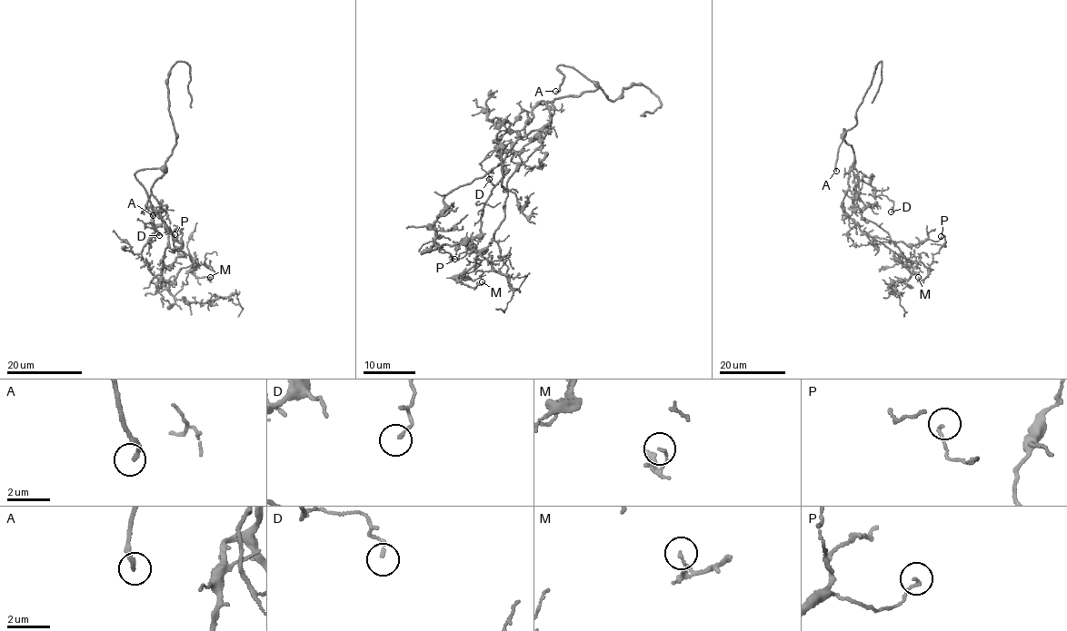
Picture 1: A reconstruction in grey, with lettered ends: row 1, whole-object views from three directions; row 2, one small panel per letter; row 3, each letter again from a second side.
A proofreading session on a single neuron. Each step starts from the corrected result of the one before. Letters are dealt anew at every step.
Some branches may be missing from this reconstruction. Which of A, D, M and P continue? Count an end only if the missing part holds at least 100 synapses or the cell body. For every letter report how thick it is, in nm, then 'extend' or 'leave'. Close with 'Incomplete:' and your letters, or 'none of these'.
A: 170 nm thick; extend
D: 130 nm thick; leave
M: 110 nm thick; leave
P: 130 nm thick; leave
Incomplete: A

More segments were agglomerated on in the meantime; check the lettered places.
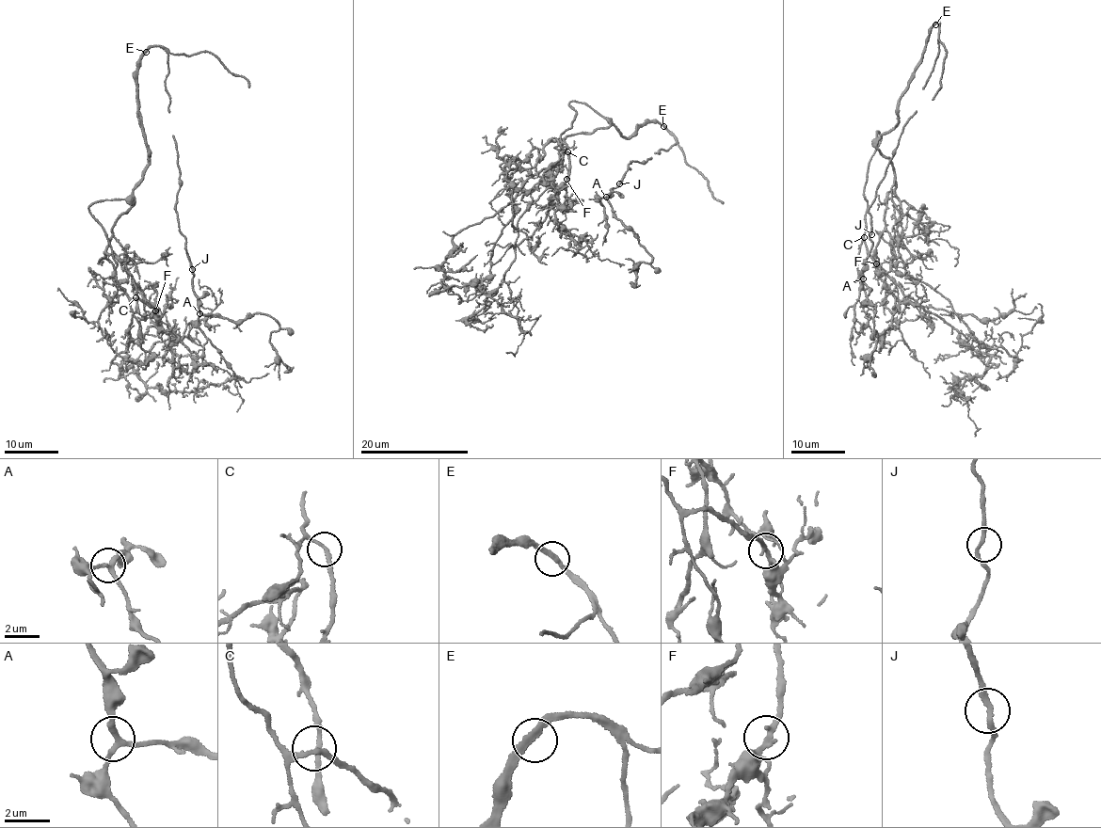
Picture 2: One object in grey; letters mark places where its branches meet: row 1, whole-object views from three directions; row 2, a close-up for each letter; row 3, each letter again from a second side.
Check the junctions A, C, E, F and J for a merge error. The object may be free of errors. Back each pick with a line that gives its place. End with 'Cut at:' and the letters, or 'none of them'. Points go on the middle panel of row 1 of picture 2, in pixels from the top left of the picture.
Cut at: none of them

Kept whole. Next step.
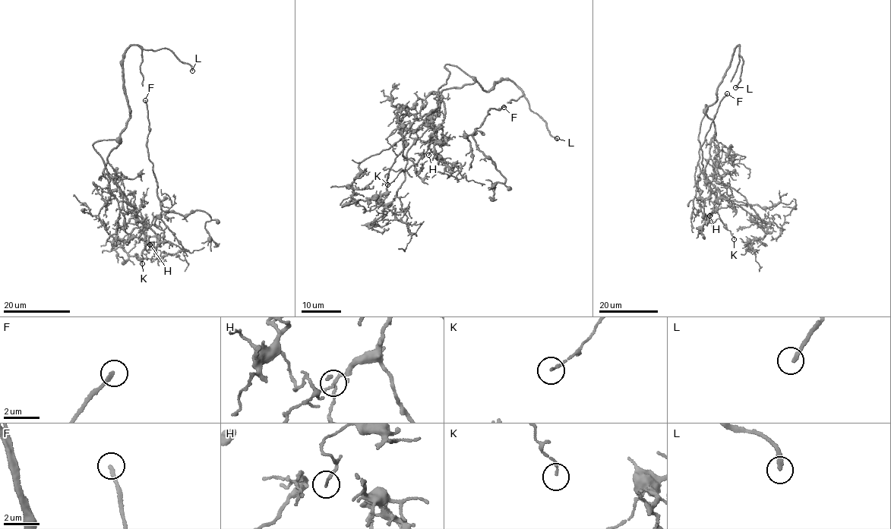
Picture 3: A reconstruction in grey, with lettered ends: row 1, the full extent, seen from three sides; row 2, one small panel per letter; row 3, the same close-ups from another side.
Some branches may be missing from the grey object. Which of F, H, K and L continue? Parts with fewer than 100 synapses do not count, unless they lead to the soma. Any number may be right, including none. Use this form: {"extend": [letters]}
{"extend": ["L"]}

